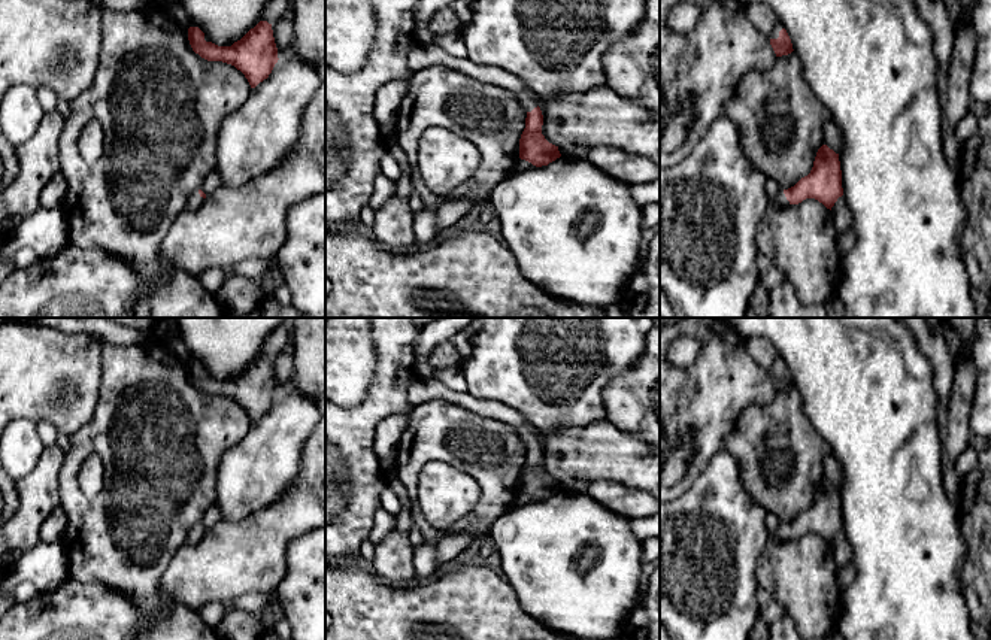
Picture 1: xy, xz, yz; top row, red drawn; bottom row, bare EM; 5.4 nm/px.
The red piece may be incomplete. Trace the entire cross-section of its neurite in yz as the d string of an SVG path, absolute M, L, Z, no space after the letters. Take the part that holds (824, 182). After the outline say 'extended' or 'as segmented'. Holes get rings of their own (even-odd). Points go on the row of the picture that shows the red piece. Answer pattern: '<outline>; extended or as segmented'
M827 145L818 149L810 173L794 186L770 197L769 207L787 207L806 198L815 198L831 210L837 234L846 233L852 227L852 212L843 197L839 154Z; extended

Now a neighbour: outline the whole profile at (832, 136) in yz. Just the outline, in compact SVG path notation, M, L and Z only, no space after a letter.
M825 121L822 124L822 142L836 154L842 152L843 148L843 136L839 127L833 121Z

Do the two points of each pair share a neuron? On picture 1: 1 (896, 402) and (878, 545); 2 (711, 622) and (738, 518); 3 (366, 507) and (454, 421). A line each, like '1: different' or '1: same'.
1: same
2: same
3: different

